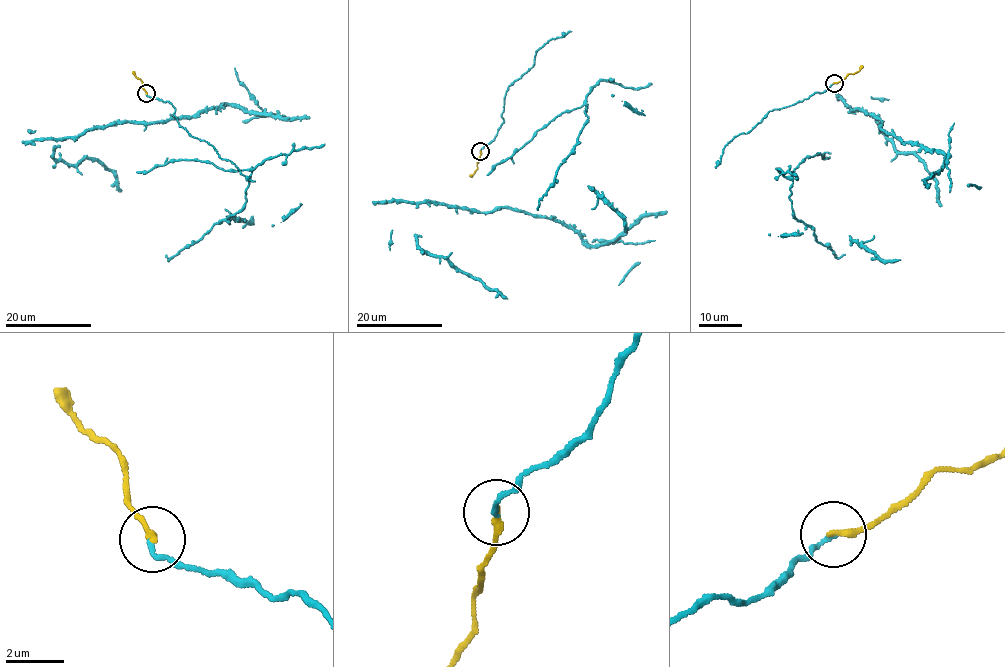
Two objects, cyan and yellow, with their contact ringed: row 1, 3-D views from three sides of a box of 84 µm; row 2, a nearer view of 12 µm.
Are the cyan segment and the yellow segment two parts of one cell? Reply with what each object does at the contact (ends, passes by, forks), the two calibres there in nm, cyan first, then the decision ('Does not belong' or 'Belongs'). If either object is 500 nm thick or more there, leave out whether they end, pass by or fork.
At the ring cyan ends. At the ring yellow ends. Thickness 170 nm (cyan) against 240 nm. Belongs

